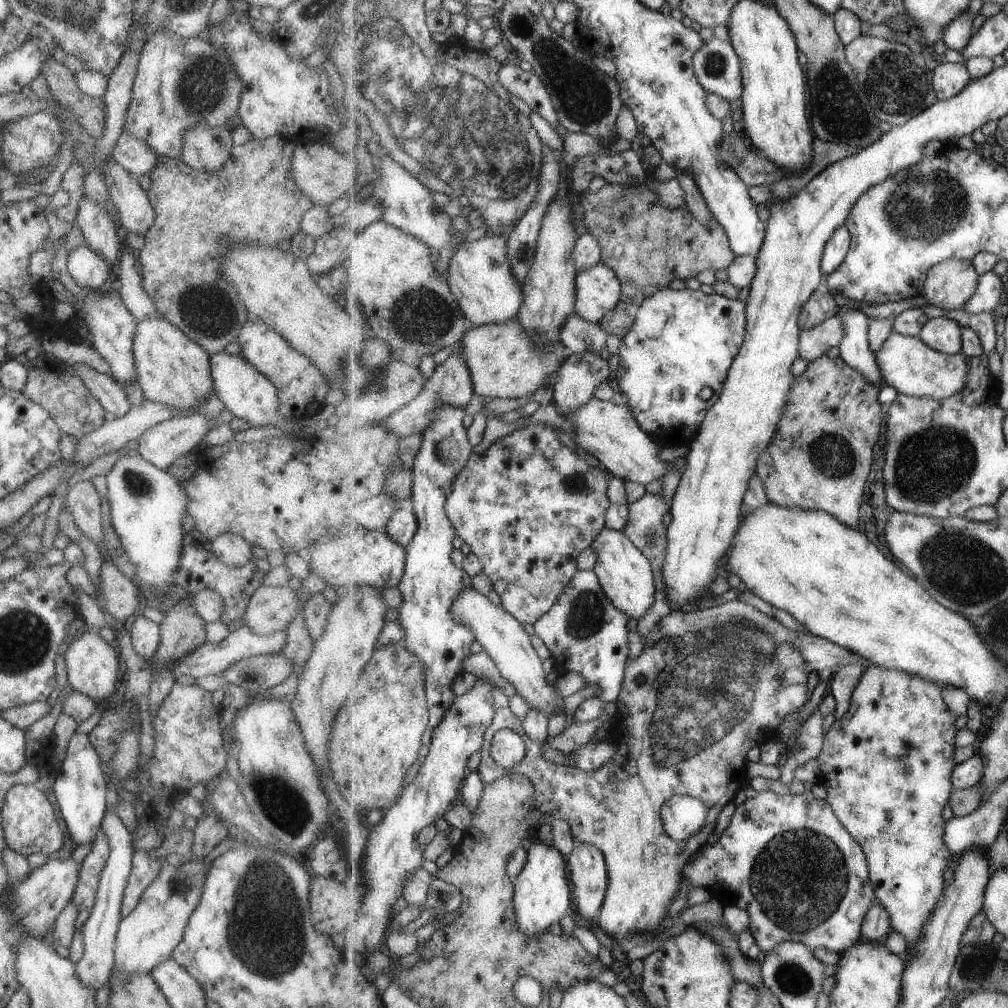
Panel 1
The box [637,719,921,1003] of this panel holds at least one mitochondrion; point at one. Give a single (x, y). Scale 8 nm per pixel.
(808, 890)

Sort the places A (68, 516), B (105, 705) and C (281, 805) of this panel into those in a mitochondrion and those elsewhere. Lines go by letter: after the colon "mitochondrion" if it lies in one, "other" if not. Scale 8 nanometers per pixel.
A: other
B: other
C: mitochondrion

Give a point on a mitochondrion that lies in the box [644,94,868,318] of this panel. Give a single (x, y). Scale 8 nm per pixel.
(732, 156)

